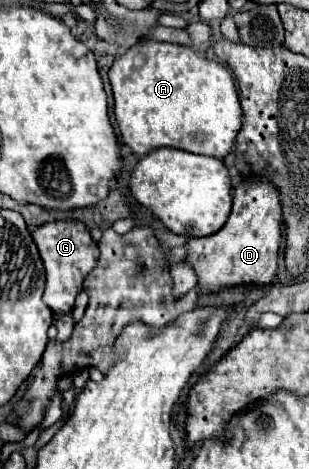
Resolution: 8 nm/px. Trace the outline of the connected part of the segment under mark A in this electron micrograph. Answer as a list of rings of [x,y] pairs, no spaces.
[[[142,41],[130,47],[122,57],[114,61],[108,71],[108,79],[114,93],[114,115],[122,135],[122,143],[128,145],[138,157],[148,155],[152,149],[172,147],[196,155],[210,155],[224,159],[242,127],[242,109],[238,91],[230,71],[206,57],[196,55],[192,47],[160,41]]]

